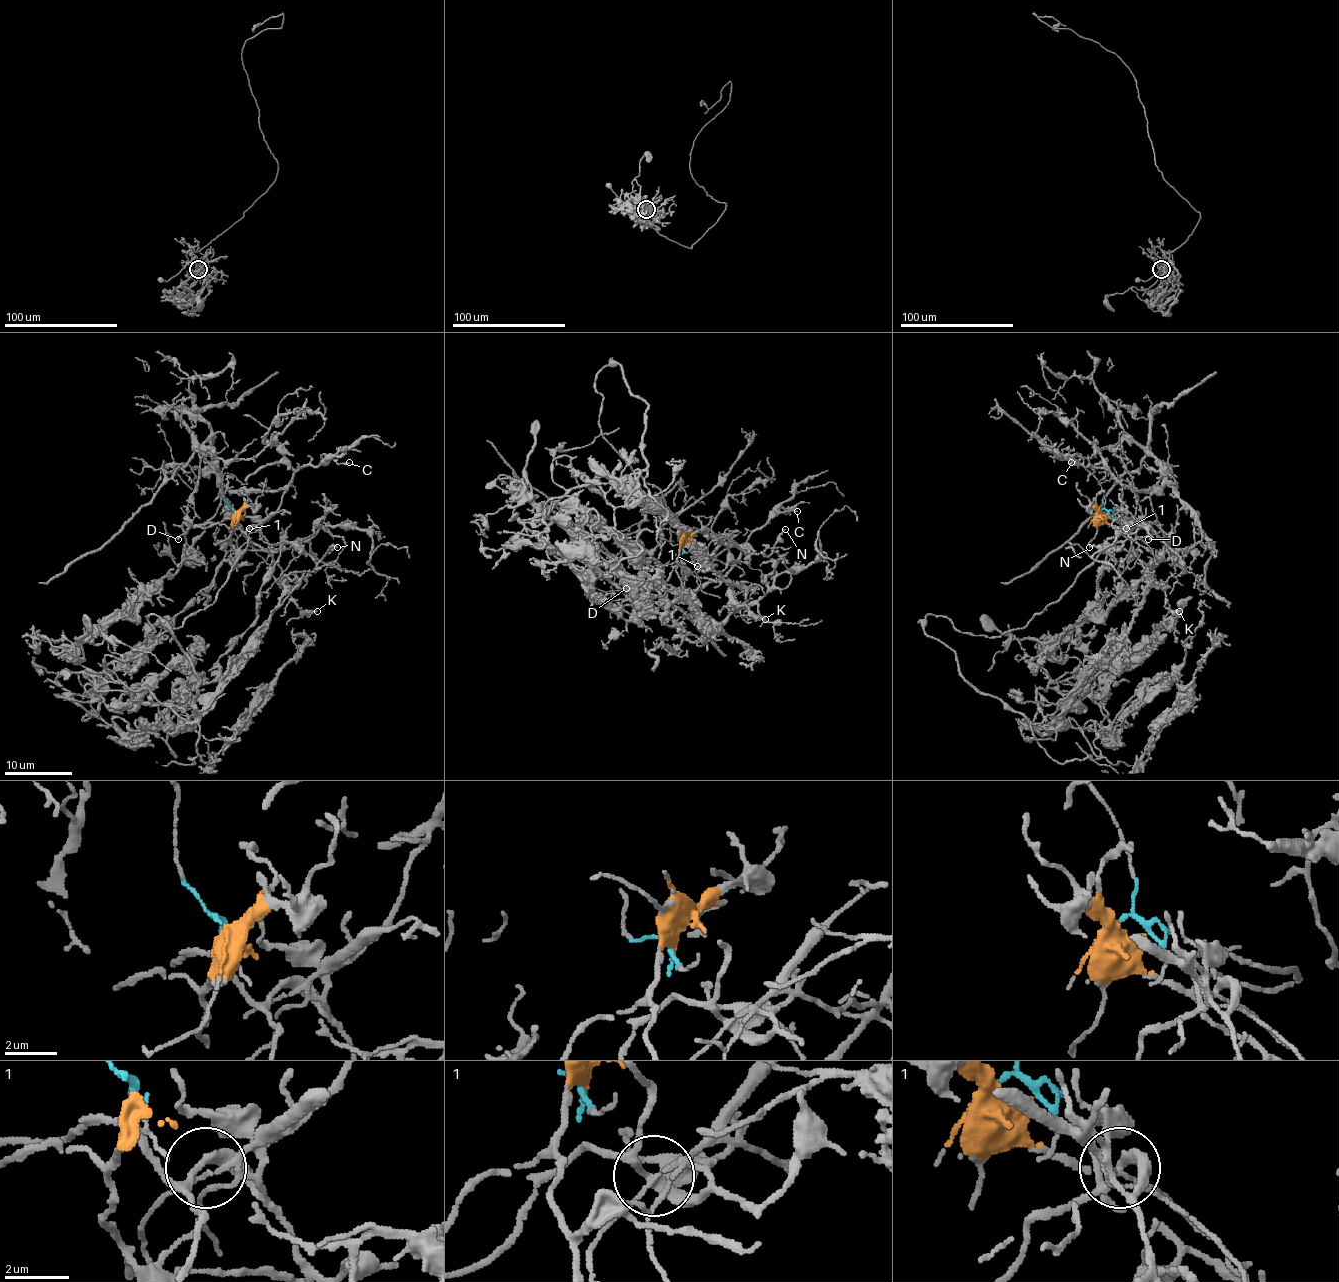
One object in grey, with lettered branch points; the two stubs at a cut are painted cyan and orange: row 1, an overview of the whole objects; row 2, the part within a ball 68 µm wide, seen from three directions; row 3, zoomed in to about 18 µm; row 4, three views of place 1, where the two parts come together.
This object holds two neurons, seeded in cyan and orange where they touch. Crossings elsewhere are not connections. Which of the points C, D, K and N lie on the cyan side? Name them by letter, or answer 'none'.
C

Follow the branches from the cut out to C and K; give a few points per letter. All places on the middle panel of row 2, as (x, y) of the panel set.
C: (682, 541), (670, 544), (670, 520), (652, 552), (669, 602), (686, 602), (725, 574), (755, 530), (797, 512)
K: (682, 541), (677, 558), (648, 585), (660, 586), (682, 561), (692, 563), (719, 574), (738, 605), (765, 619)

